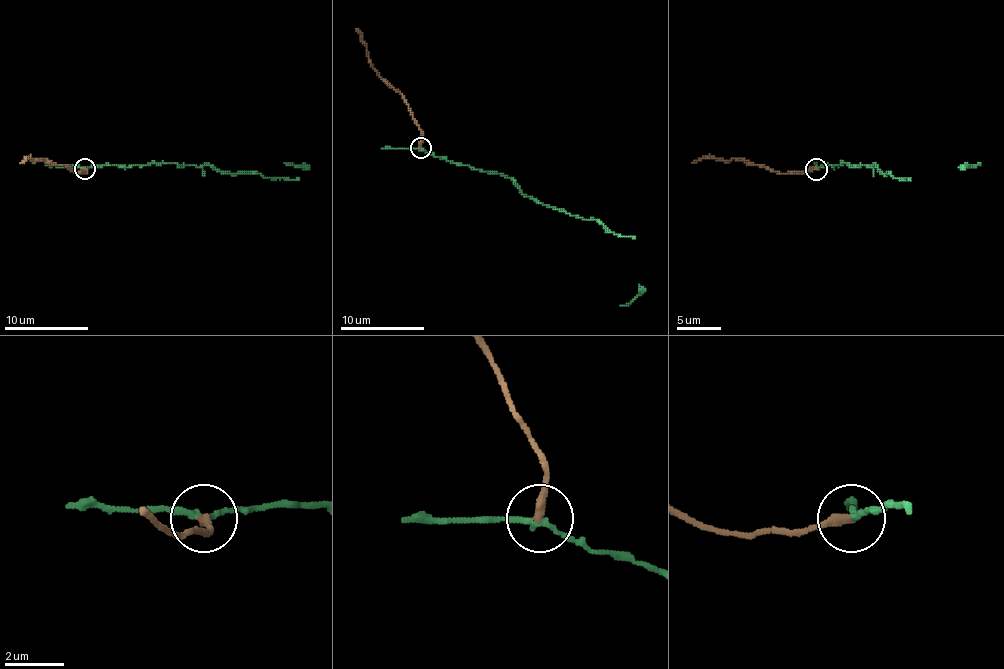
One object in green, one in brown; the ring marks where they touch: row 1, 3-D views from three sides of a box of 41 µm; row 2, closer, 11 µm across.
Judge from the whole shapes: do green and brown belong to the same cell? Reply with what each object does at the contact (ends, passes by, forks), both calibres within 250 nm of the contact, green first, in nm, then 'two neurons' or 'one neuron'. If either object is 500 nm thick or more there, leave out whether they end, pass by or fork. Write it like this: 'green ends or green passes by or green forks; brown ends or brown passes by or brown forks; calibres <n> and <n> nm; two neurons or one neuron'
green passes by; brown ends; calibres 170 and 300 nm; two neurons

